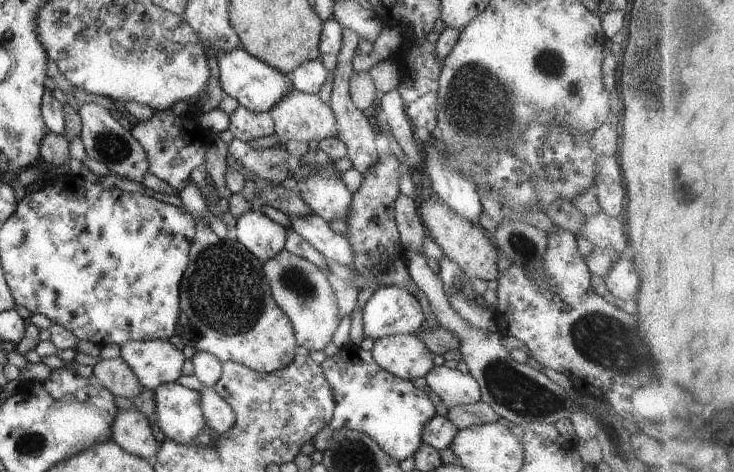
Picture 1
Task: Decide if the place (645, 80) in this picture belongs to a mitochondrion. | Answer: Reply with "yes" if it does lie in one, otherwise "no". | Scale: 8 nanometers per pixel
yes

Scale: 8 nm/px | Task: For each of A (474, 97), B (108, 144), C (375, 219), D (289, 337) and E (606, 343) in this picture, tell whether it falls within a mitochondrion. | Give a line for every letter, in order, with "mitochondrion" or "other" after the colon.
A: mitochondrion
B: mitochondrion
C: other
D: other
E: mitochondrion

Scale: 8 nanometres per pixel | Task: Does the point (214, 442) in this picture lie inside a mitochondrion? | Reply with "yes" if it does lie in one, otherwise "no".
no

